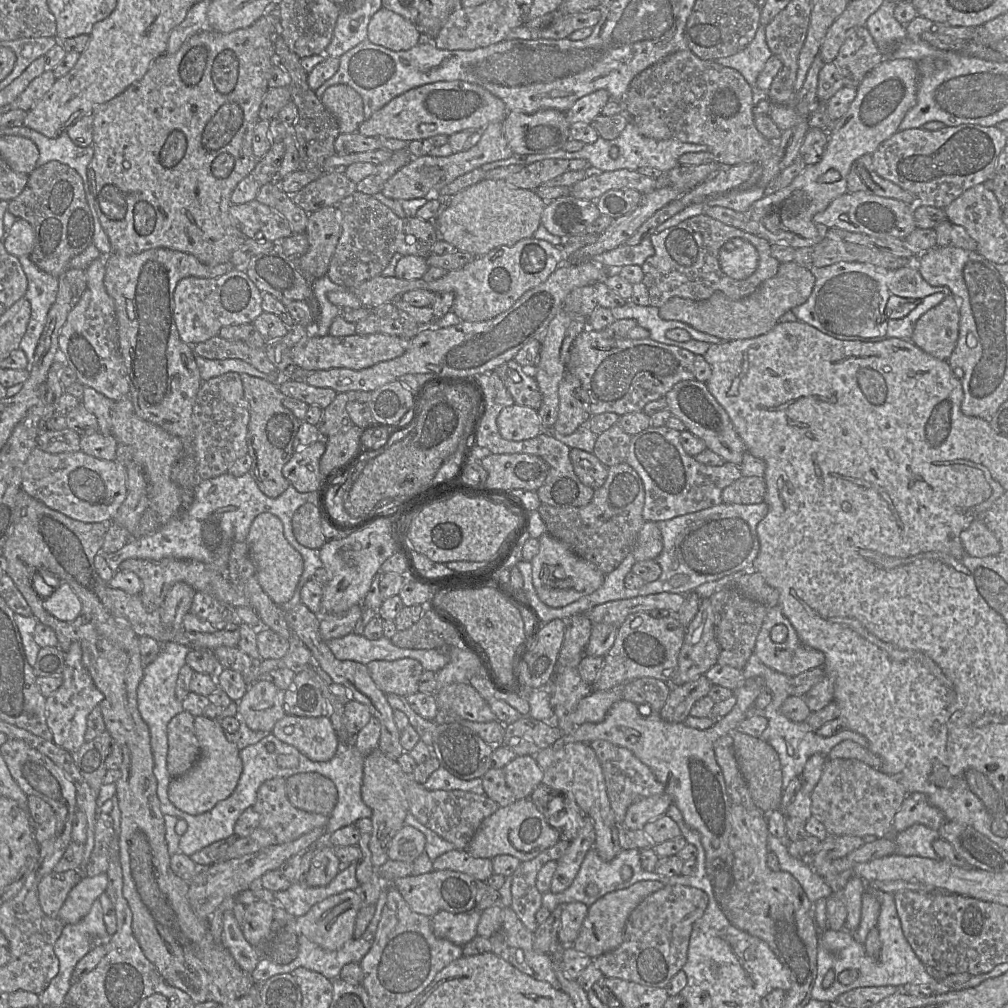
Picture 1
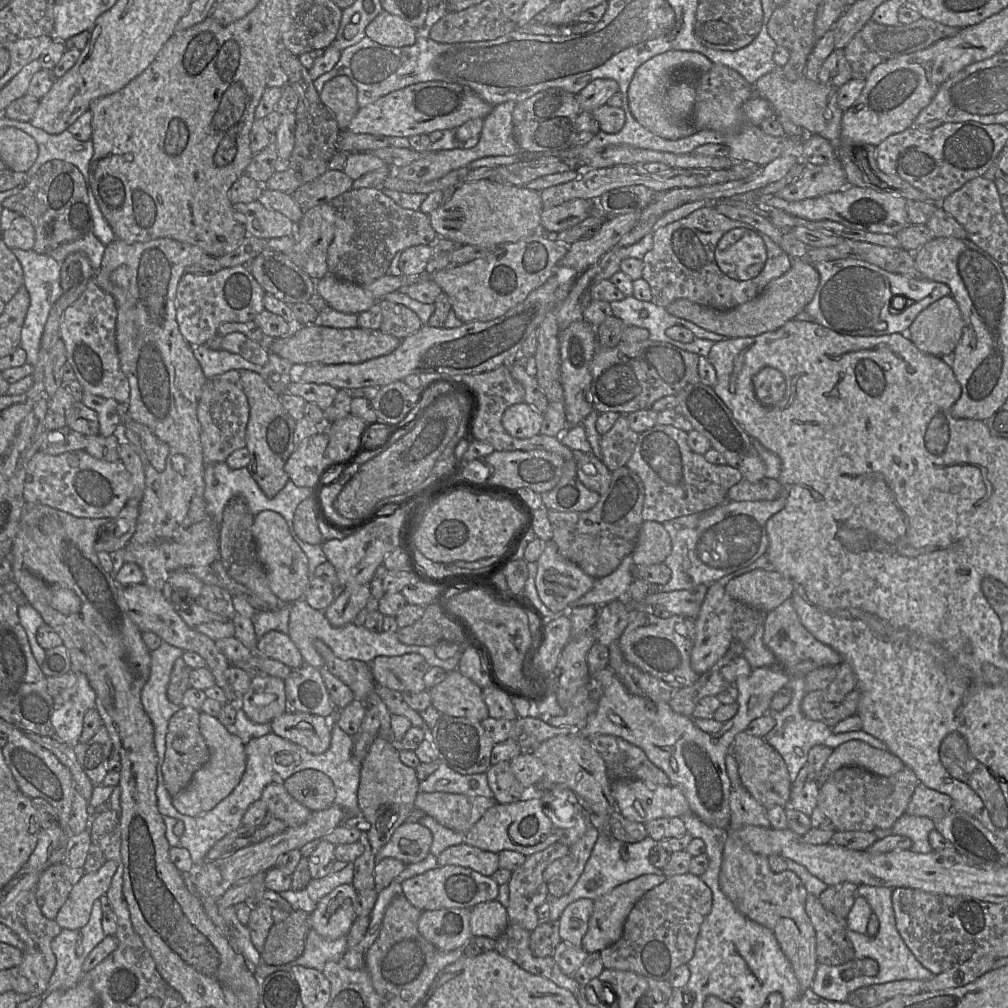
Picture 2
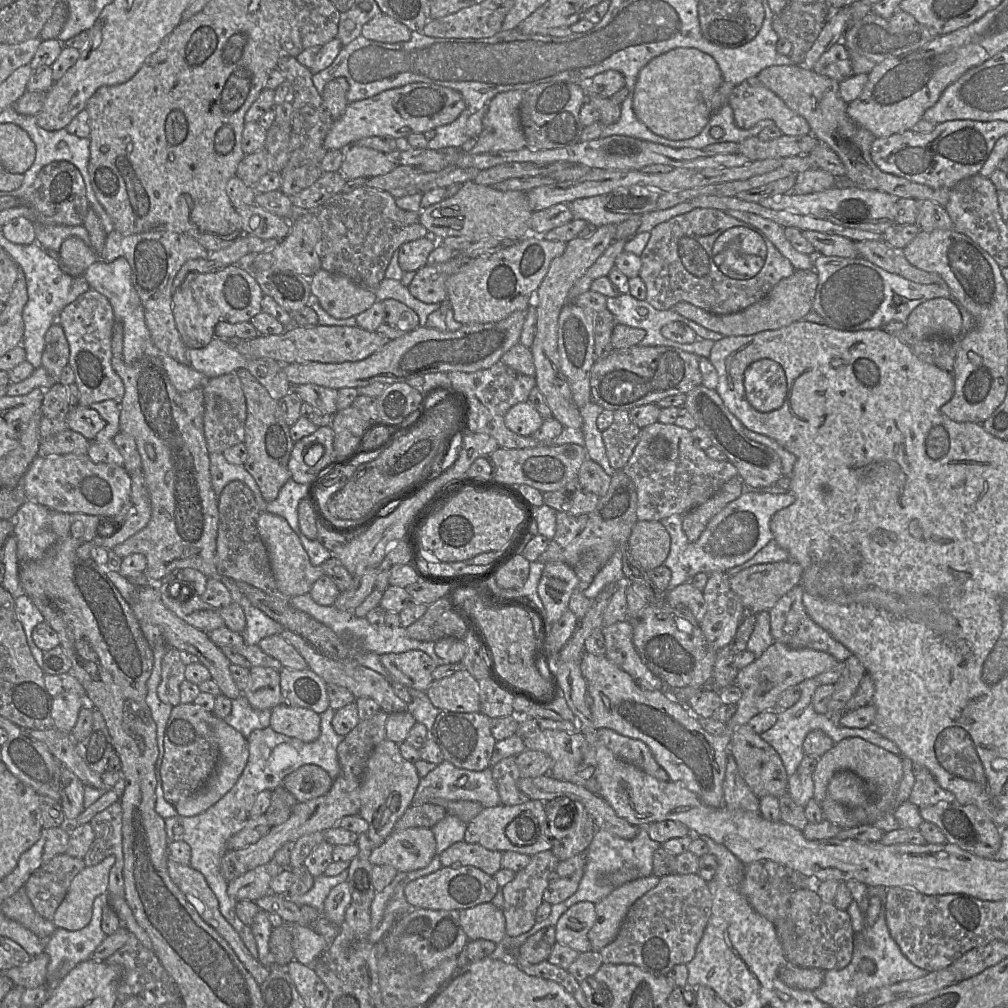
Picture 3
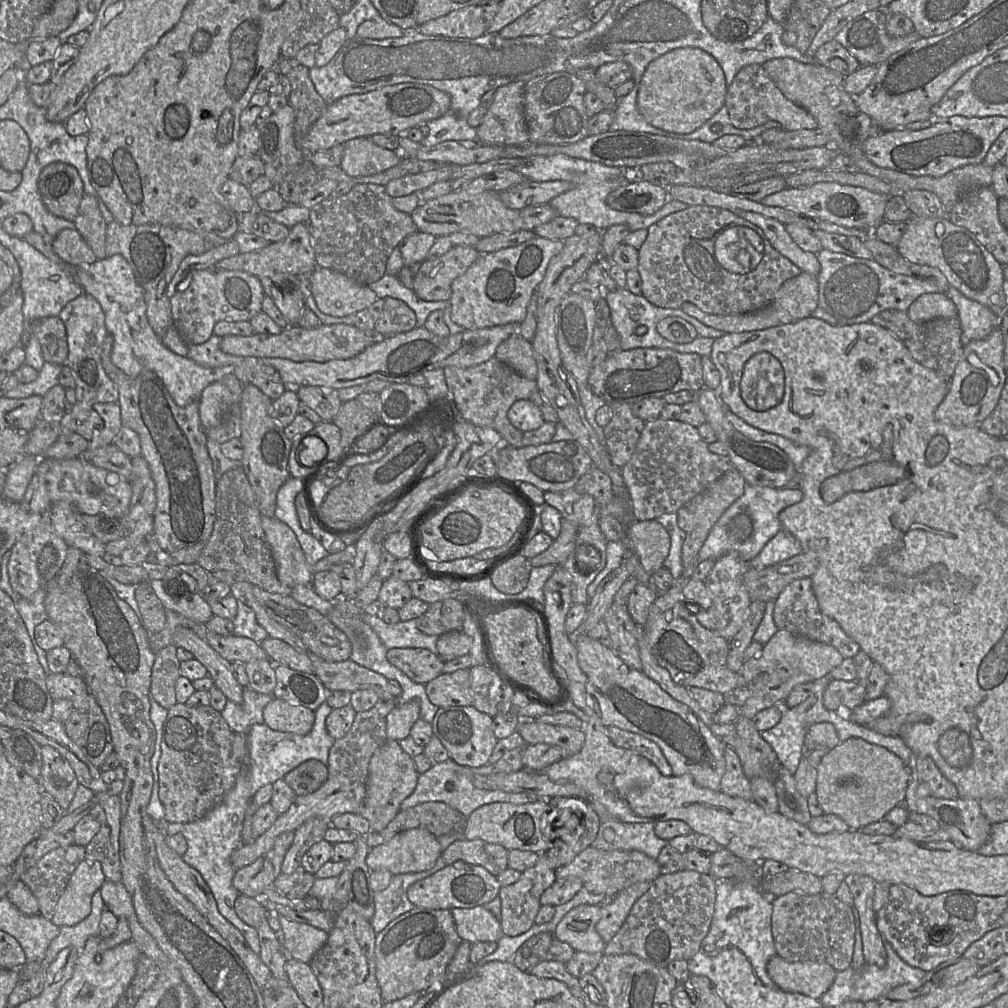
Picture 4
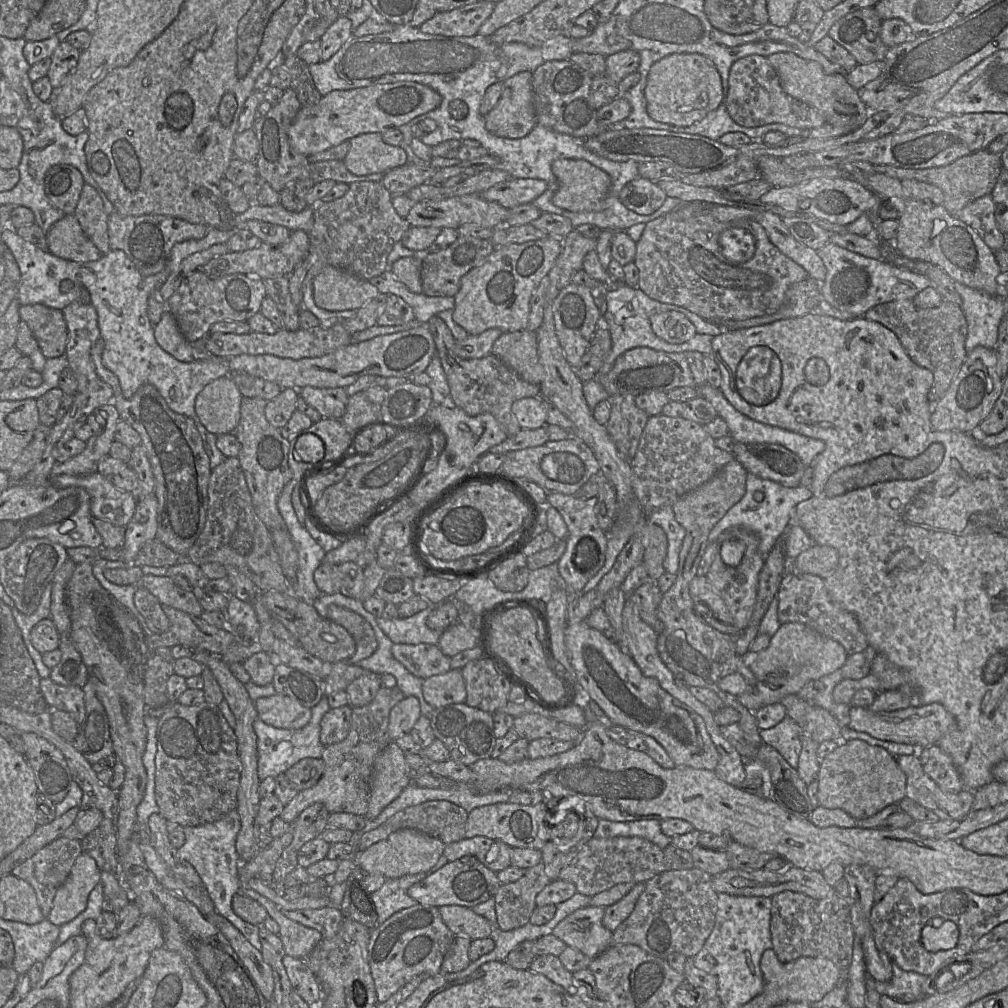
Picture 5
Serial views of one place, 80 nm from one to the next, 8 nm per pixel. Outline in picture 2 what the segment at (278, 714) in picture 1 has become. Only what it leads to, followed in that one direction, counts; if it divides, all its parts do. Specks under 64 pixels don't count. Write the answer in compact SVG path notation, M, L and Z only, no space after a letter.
M254 676L248 690L237 700L246 716L254 723L271 723L288 708L284 680L273 676Z

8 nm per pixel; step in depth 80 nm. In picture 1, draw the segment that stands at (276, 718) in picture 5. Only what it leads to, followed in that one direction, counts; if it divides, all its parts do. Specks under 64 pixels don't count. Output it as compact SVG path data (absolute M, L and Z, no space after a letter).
M286 714L275 723L271 733L315 762L331 760L338 746L338 737L332 723L324 716L300 717Z

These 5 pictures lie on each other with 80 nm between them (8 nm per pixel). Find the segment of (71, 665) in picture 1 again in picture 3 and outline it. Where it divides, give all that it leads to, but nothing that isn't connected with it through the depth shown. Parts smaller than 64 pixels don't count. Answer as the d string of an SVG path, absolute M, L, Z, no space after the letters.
M65 691L53 697L51 716L54 728L70 734L77 722L79 711L86 703L86 696L80 696L70 691Z

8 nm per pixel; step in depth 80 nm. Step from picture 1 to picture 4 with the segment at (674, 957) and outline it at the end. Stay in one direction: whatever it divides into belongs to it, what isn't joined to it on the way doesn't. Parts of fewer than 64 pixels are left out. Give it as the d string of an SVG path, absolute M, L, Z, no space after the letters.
M687 869L660 874L651 882L648 891L634 903L620 930L606 943L603 955L633 954L662 968L667 968L674 960L688 961L698 952L710 929L715 900L716 880L709 874Z

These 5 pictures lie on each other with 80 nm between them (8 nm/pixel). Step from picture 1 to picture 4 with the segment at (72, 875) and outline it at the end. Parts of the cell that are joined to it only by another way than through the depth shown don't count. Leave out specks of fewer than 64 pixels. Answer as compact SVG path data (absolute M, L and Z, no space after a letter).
M73 843L51 850L21 875L38 901L38 914L52 919L72 873L84 859L85 847Z

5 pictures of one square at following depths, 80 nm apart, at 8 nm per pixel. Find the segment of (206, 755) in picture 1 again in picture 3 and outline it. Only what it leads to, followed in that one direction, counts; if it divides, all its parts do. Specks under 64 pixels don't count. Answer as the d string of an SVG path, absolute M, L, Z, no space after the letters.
M213 715L211 719L211 729L217 739L219 760L215 771L210 776L205 786L174 805L177 813L184 817L192 817L201 814L219 801L238 781L248 761L249 750L247 738L230 727L223 719L215 715Z

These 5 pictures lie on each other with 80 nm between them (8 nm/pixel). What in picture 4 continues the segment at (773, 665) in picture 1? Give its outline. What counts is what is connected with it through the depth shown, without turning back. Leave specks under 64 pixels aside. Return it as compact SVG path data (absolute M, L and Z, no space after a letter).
M810 577L796 579L784 588L775 601L773 619L778 630L784 629L795 636L831 645L844 658L853 658L861 650L835 620L821 612Z

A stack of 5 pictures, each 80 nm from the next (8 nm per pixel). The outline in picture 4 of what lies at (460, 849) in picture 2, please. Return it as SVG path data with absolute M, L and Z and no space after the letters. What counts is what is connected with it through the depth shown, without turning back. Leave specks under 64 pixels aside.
M456 840L442 851L446 865L456 861L484 867L494 876L503 872L508 867L508 850L499 844L489 843L484 840Z

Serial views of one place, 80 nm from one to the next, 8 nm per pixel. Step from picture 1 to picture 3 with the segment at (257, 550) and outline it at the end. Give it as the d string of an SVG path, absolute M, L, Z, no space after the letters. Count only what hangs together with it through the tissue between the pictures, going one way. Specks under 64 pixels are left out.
M261 512L257 520L259 535L267 549L269 561L280 595L292 598L310 592L313 584L323 575L322 566L313 566L297 534L282 516Z

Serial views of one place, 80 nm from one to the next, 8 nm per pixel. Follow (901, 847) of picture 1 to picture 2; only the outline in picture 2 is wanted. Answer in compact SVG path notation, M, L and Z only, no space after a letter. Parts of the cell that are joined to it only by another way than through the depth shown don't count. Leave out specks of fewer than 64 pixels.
M904 813L894 823L892 835L908 837L912 841L910 850L927 854L933 851L928 840L929 833L933 829L935 829L935 823L930 818Z

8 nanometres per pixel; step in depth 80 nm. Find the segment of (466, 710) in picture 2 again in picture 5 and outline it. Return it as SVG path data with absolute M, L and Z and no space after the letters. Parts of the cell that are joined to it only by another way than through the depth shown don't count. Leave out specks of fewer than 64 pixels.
M461 669L431 676L423 680L424 699L434 709L451 704L465 704L467 692Z

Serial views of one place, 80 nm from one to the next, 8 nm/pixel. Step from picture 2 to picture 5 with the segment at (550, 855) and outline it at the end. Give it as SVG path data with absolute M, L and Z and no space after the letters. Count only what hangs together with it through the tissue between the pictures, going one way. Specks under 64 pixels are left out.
M539 864L525 870L524 875L515 882L501 884L495 894L495 910L501 931L512 930L530 922L532 912L537 907L536 897L550 883L544 870L544 864Z

